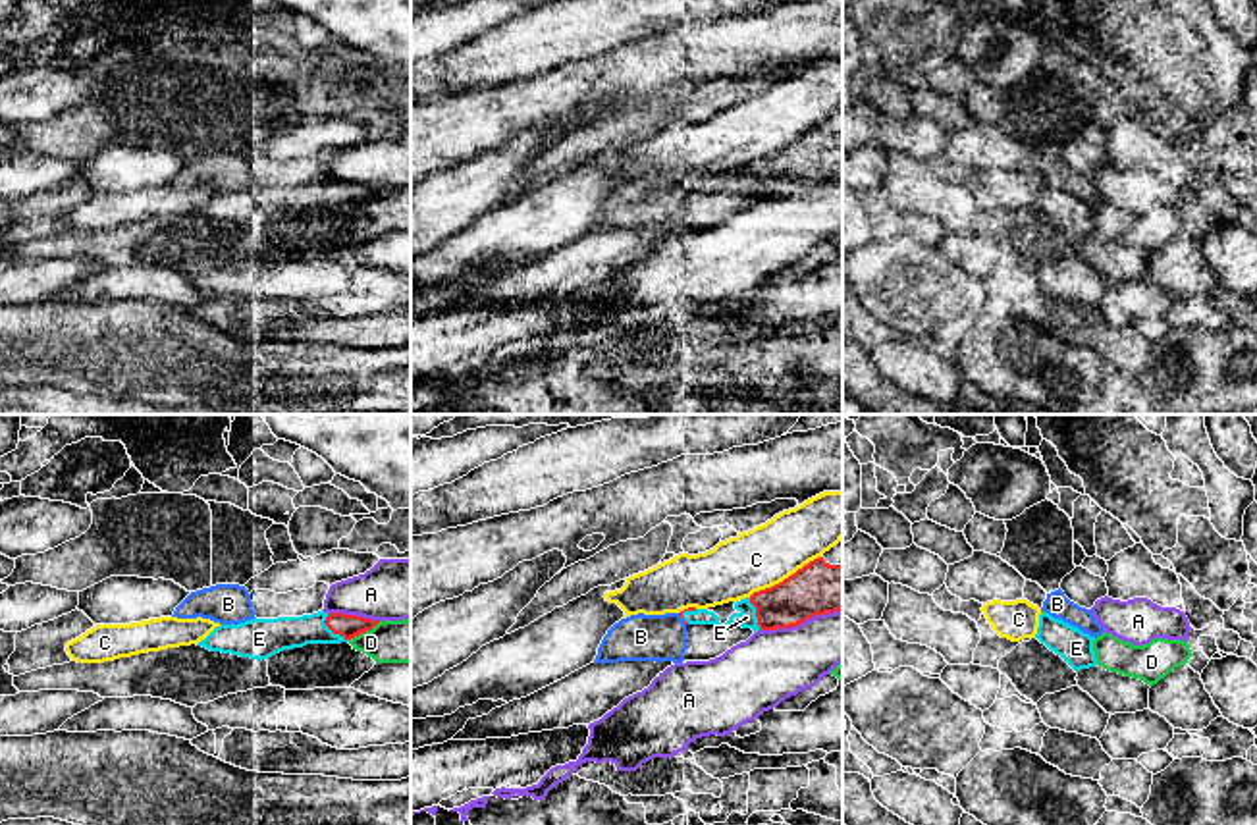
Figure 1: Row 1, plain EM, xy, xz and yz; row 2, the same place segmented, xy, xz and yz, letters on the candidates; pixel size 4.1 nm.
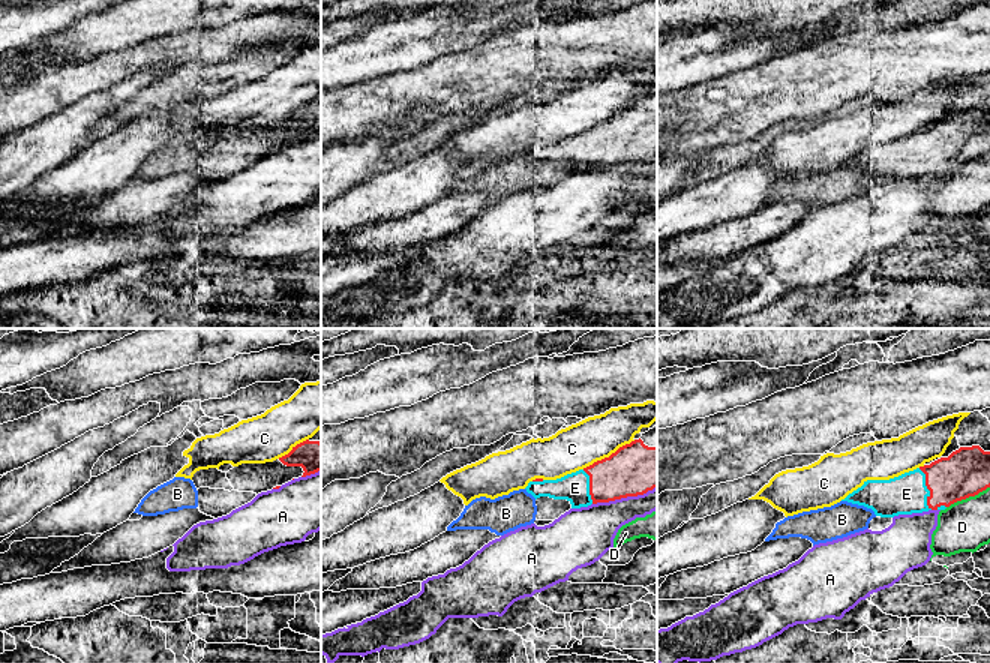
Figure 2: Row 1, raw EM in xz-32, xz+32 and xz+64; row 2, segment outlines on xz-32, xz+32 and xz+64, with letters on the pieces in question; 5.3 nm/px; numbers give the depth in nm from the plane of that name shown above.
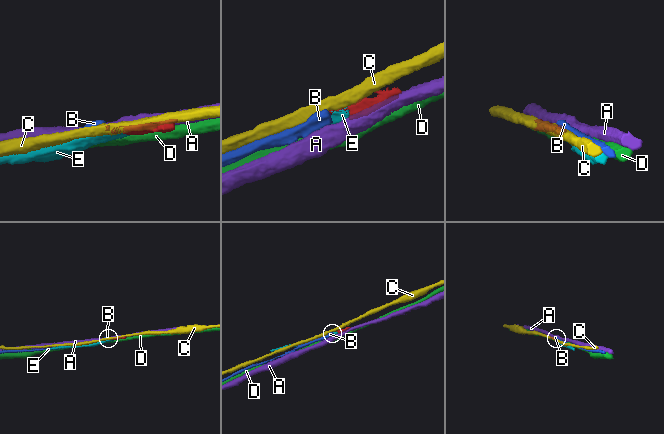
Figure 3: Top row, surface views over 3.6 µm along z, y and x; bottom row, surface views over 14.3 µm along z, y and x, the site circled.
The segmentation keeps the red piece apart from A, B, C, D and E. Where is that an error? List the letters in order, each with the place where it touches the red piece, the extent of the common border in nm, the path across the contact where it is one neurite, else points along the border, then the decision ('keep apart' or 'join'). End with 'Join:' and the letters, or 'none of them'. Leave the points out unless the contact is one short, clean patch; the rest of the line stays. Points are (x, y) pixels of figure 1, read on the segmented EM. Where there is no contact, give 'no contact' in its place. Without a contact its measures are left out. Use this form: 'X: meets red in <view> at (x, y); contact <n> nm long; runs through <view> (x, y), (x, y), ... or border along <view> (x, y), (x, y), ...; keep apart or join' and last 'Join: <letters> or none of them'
A: meets red in xz at (801, 623); contact 360 nm long; keep apart
B: meets red in xz at (681, 617); contact 70 nm long; keep apart
C: meets red in xz at (785, 579); contact 340 nm long; keep apart
D: meets red in xy at (363, 631); contact 170 nm long; keep apart
E: meets red in xz at (756, 613); contact 140 nm long; runs through xz (810, 590), (789, 604), (756, 613), (747, 617); join
Join: E

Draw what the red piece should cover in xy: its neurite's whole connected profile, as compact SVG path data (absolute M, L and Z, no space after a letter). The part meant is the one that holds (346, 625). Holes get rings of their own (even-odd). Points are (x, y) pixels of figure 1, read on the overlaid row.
M324 611L303 617L254 617L239 625L220 625L197 646L260 661L307 644L341 644L372 630L378 623L357 615L328 615Z

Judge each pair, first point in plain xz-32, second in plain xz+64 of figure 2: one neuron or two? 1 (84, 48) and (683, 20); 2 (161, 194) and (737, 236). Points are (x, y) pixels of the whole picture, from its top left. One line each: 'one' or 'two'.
1: two
2: one

